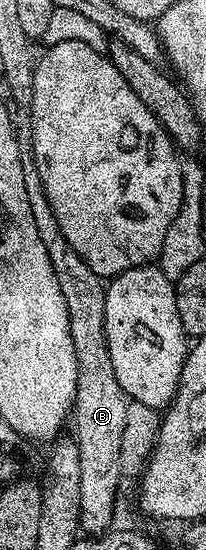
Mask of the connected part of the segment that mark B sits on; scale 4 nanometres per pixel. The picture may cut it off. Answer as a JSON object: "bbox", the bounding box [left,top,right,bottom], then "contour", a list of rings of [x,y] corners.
{"bbox":[17,117,129,533],"contour":[[[23,117],[23,120],[18,120],[17,134],[21,165],[25,173],[25,193],[29,193],[29,209],[33,213],[33,221],[37,221],[37,235],[41,237],[41,245],[45,245],[45,253],[49,253],[57,285],[61,285],[61,293],[69,309],[69,333],[73,337],[73,349],[77,353],[79,372],[73,408],[73,423],[75,419],[73,438],[81,453],[79,526],[87,533],[103,533],[112,526],[111,518],[115,515],[115,490],[119,487],[119,479],[121,480],[119,469],[121,432],[125,430],[125,409],[129,402],[121,385],[117,385],[117,377],[109,361],[109,349],[103,332],[105,283],[97,273],[93,273],[93,269],[89,269],[89,265],[85,265],[85,261],[75,252],[73,245],[65,241],[65,233],[61,233],[61,225],[57,225],[57,217],[53,217],[53,209],[45,197],[41,177],[35,168],[35,159],[31,156],[30,118]]]}

